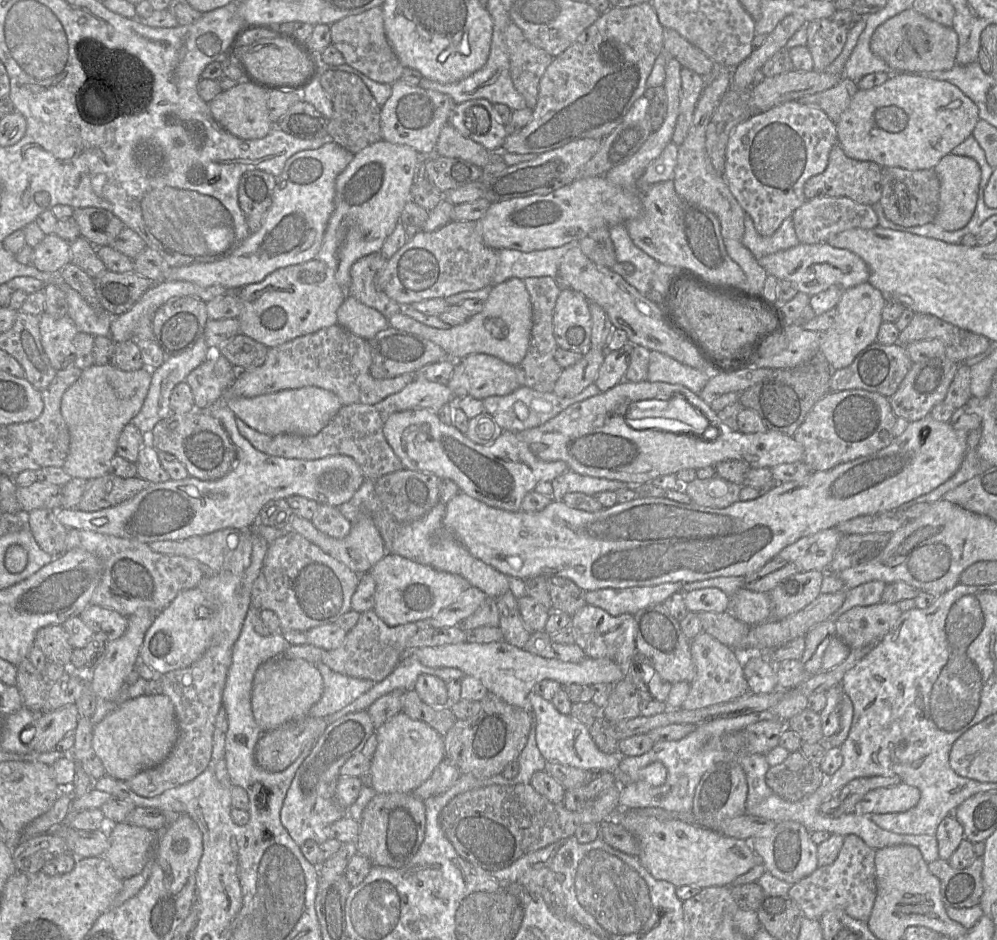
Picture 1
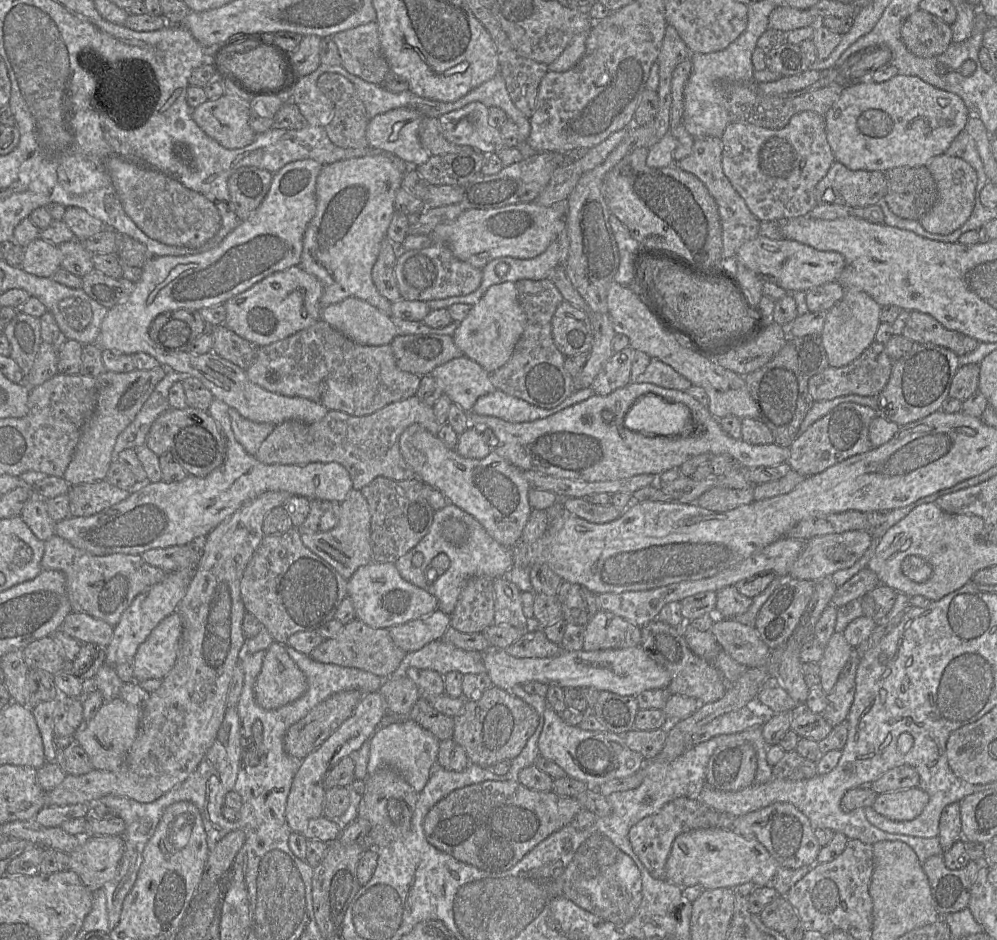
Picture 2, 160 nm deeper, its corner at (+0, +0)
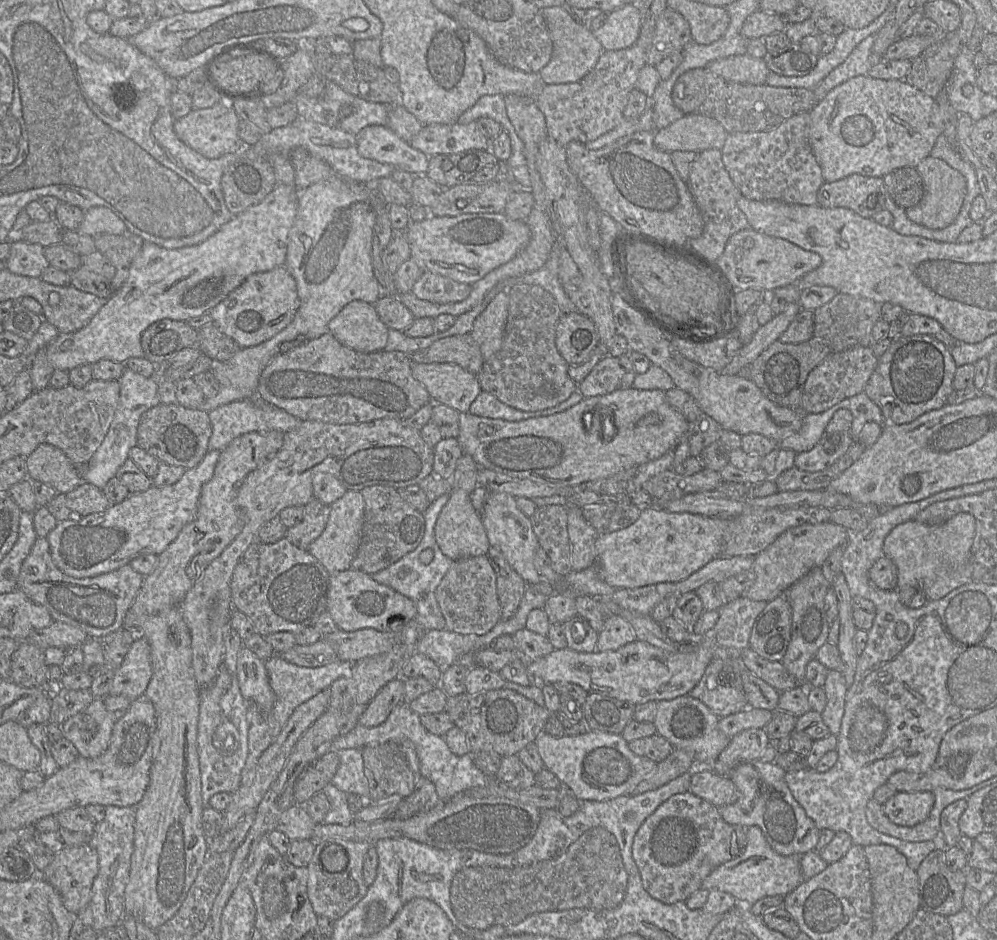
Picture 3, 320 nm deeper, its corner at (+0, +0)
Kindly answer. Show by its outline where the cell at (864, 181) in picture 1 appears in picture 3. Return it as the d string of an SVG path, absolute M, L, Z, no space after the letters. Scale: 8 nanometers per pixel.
M852 174L835 182L824 182L817 202L826 208L849 208L864 218L873 218L885 208L887 189L881 177Z

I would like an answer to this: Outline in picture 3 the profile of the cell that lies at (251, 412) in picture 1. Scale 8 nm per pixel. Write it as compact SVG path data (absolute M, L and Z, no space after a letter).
M279 184L260 203L233 216L230 221L200 244L165 249L145 242L131 263L127 280L107 299L106 304L89 324L78 331L59 334L45 347L49 362L55 370L70 371L83 364L93 365L102 359L125 363L129 358L143 358L145 353L142 349L141 337L154 322L165 318L187 321L209 312L251 274L284 266L289 232L295 221L297 205L298 189L295 186Z

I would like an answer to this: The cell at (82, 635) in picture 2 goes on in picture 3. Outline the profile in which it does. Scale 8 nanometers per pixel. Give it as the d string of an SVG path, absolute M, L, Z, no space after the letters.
M54 621L49 627L33 630L26 640L43 650L49 647L74 647L84 644L89 637L81 629Z

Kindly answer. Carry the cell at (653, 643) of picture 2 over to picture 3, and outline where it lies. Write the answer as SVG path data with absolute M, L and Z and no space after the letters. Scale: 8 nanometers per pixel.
M712 658L701 679L688 694L703 702L719 718L748 708L741 676L734 671L731 660Z

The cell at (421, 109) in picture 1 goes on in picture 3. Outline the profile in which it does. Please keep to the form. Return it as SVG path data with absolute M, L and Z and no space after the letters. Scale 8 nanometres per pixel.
M366 126L356 134L356 141L364 158L391 164L412 175L425 175L428 170L430 156L412 148L387 126Z

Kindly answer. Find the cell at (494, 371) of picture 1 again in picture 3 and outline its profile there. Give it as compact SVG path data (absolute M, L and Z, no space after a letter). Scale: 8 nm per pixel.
M412 363L413 377L428 391L431 401L444 404L460 412L469 412L470 406L482 392L478 376L472 374L457 364L450 363Z

